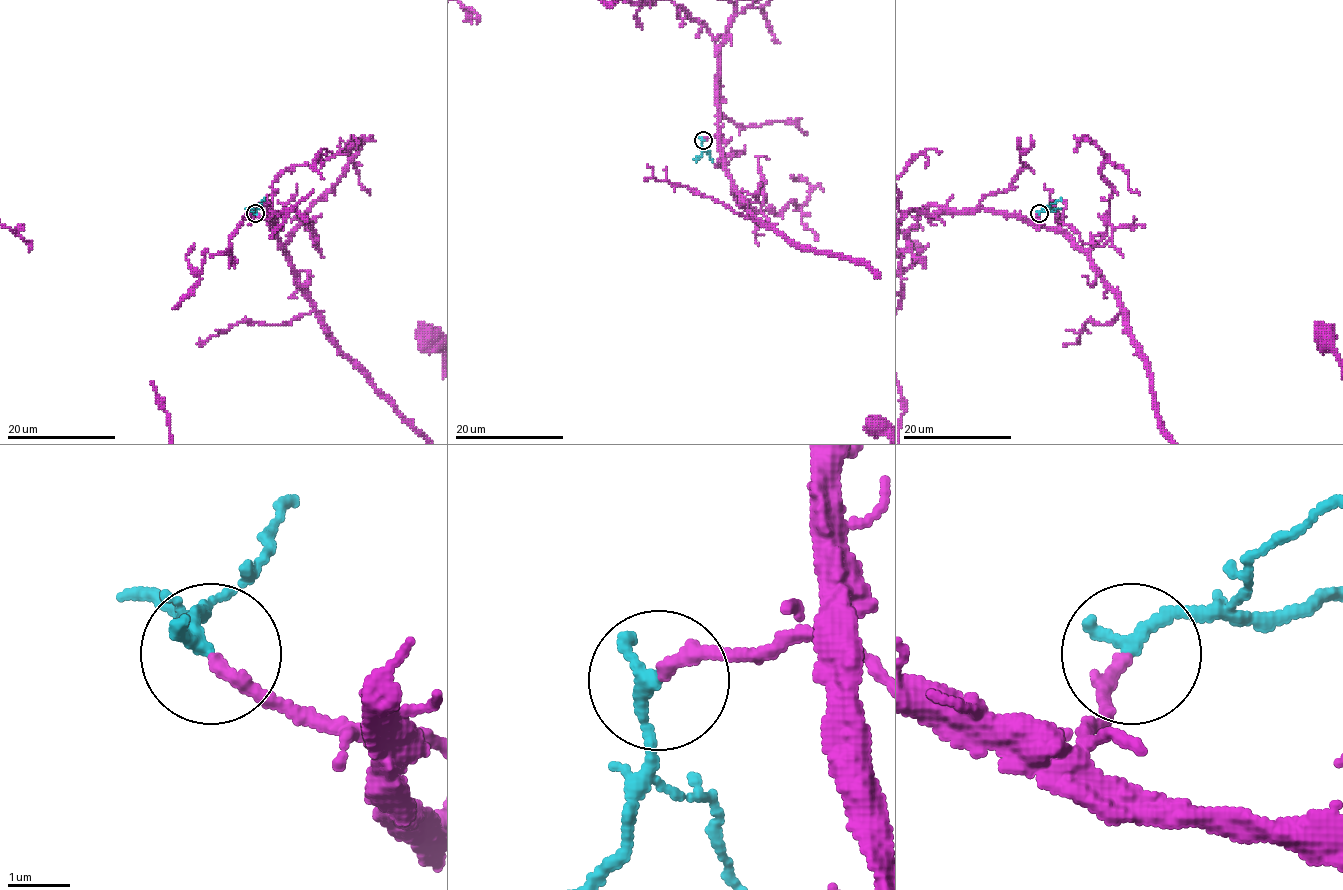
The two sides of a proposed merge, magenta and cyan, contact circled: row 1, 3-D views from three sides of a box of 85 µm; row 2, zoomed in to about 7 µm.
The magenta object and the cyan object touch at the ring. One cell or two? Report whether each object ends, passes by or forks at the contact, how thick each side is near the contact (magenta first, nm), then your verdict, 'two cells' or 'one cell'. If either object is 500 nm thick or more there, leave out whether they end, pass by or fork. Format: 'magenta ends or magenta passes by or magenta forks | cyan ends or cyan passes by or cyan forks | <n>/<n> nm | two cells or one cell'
magenta ends | cyan ends | 200/260 nm | one cell

